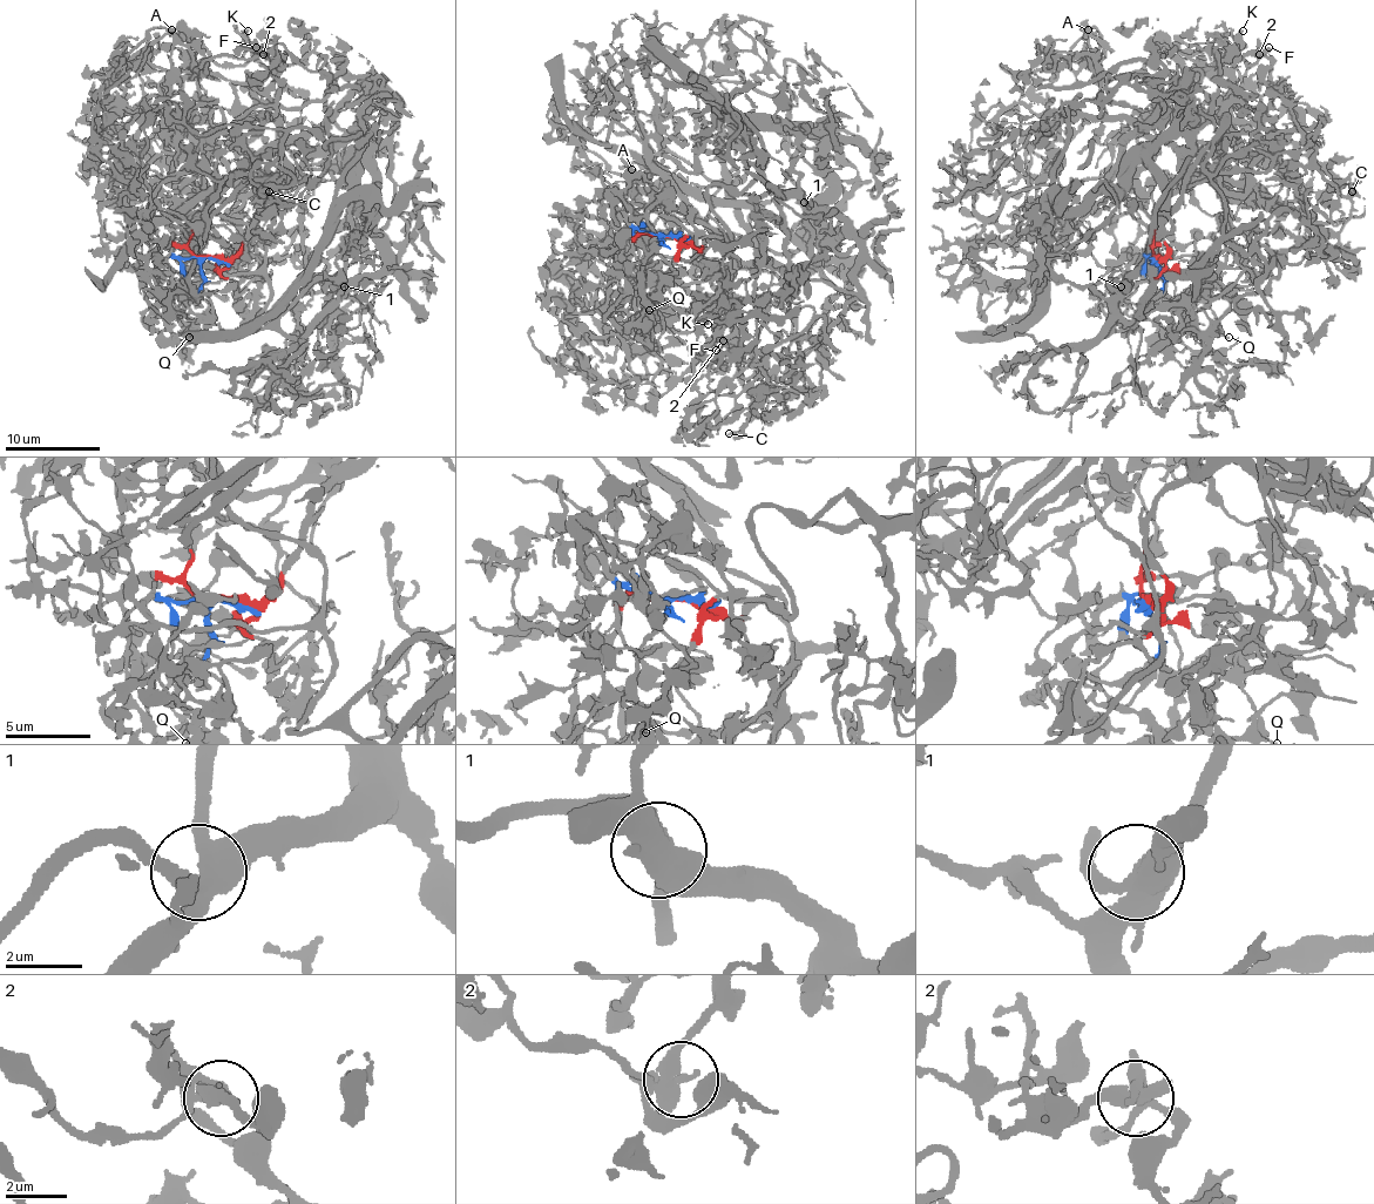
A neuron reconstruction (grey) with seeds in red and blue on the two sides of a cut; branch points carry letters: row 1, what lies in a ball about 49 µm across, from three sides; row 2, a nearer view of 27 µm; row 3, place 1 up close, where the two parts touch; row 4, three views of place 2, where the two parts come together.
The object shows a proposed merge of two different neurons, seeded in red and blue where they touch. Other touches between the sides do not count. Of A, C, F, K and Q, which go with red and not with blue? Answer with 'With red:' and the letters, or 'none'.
With red: C, F, K

